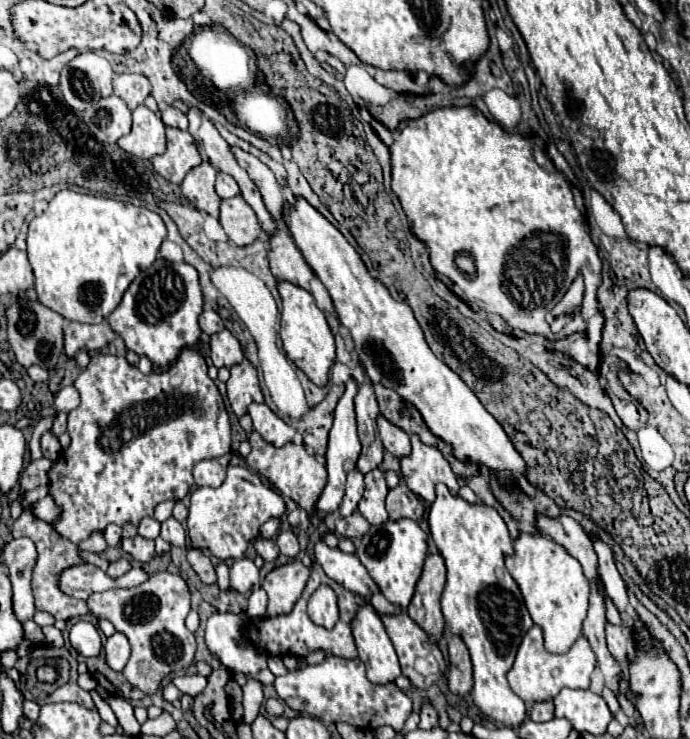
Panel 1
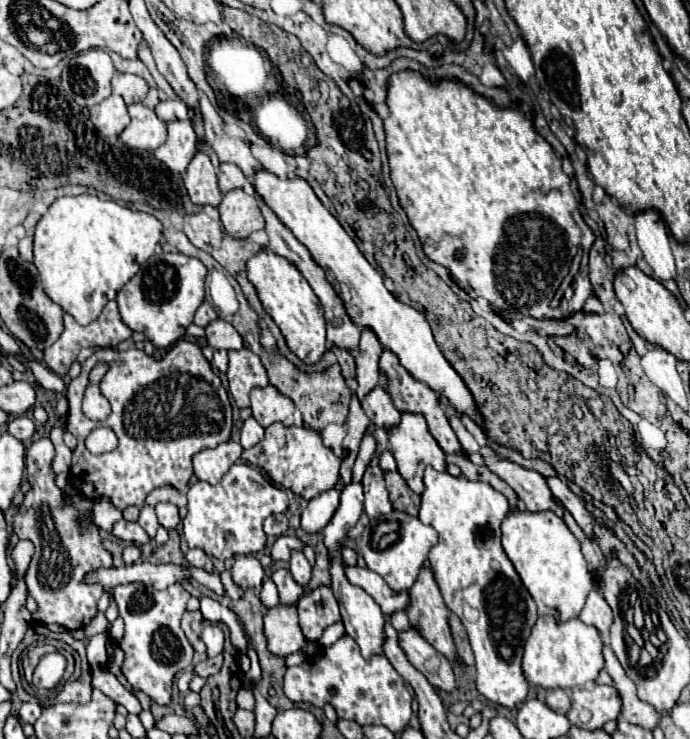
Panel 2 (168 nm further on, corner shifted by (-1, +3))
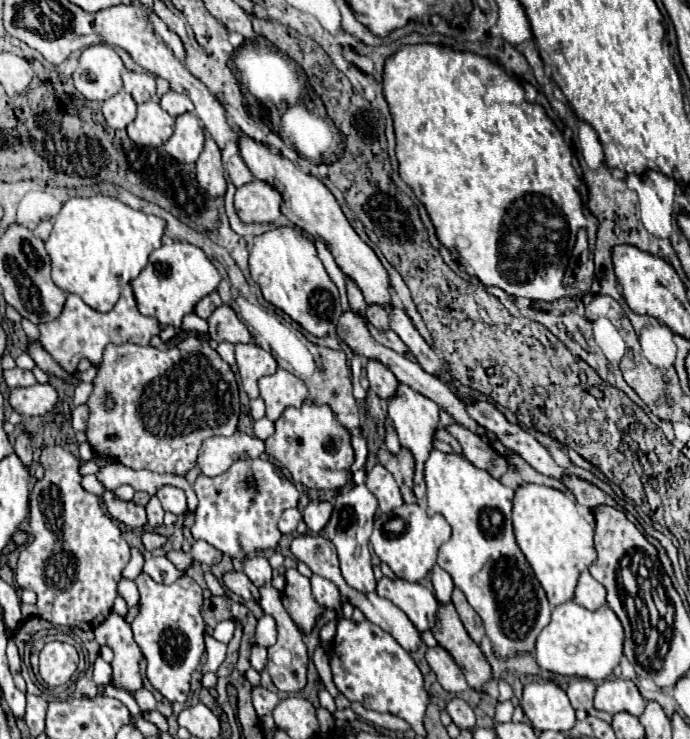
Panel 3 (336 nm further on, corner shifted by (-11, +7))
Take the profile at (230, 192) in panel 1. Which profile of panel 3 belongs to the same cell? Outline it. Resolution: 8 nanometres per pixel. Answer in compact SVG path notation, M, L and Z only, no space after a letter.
M236 154L236 156L232 156L232 158L228 160L226 170L228 170L230 180L234 182L234 186L236 186L236 188L238 188L238 186L244 186L244 184L248 184L248 182L252 182L252 180L254 180L252 172L248 170L248 166L244 164L244 160L242 160L242 156L240 156L240 154Z

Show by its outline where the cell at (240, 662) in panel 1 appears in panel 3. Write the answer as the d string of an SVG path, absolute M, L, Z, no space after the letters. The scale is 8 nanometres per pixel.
M206 570L204 572L204 580L206 580L206 584L208 584L208 588L210 588L210 592L212 592L212 596L224 596L226 592L224 592L224 586L212 576L212 572L210 570Z

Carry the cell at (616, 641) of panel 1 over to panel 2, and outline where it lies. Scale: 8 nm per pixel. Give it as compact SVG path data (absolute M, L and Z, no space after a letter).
M590 590L588 598L586 598L586 604L578 616L584 624L592 624L596 626L604 638L608 638L610 634L610 620L612 620L612 612L610 612L610 606L606 604L606 600L596 592L596 590Z

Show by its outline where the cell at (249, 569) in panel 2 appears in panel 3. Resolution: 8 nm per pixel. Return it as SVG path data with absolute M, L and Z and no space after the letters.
M252 556L244 560L244 574L252 580L256 586L264 586L272 580L272 566L268 558L264 556Z

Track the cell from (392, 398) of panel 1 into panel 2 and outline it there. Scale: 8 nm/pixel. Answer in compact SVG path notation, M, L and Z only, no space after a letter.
M382 350L382 356L380 356L380 370L388 376L388 384L384 386L392 400L394 400L394 406L400 410L400 412L422 412L426 416L426 422L428 422L428 428L430 428L430 434L436 438L436 442L440 444L440 448L444 452L450 452L450 454L464 454L462 452L462 446L458 444L458 438L454 436L448 420L446 420L446 412L444 408L438 404L438 394L434 390L428 388L426 382L420 382L416 380L400 362L398 362L398 356L390 350Z

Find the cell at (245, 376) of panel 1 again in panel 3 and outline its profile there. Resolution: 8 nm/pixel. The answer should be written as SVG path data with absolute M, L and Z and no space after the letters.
M254 342L236 344L236 362L238 362L242 386L244 386L250 400L260 396L258 394L258 380L262 376L272 376L278 368L274 356Z

